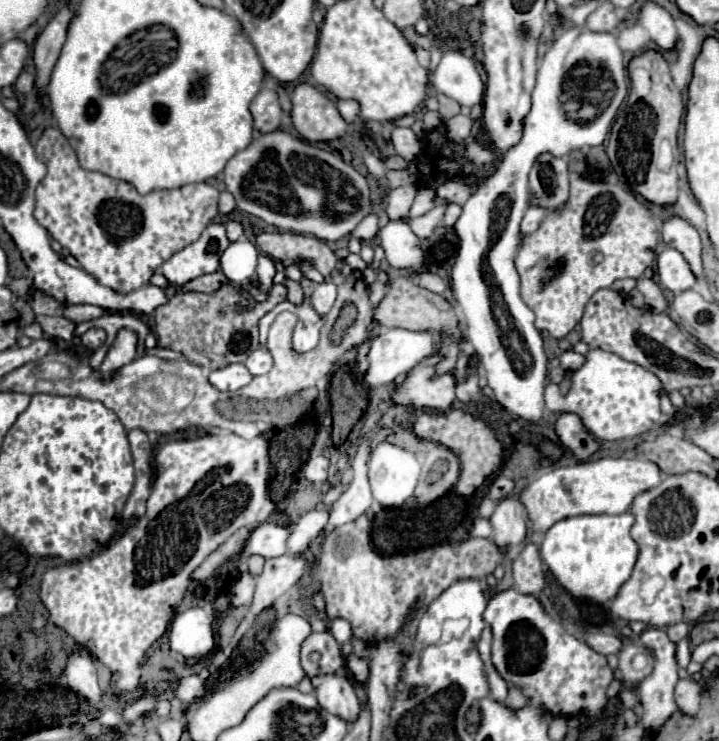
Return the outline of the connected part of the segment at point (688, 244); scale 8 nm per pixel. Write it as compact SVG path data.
M669 217L661 225L661 237L667 247L677 249L691 265L693 273L703 279L703 267L701 267L701 239L695 227L691 227L681 217Z

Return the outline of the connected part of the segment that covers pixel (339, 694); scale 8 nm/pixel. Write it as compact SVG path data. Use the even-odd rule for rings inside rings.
M333 673L333 675L323 675L323 677L313 677L311 681L315 687L317 699L325 711L345 719L347 723L357 721L361 705L357 701L351 681L345 675Z

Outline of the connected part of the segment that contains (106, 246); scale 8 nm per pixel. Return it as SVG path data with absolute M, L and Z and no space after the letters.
M57 127L43 131L35 153L47 165L47 175L37 185L35 219L97 283L117 293L131 293L149 285L153 273L173 253L197 241L219 213L219 189L209 183L141 195L127 181L81 169L73 147Z

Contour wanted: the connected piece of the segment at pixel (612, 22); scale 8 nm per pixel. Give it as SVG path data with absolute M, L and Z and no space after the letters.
M605 1L587 17L585 27L589 31L597 31L597 33L611 33L617 27L617 23L619 23L619 19L617 19L615 7L609 1Z

